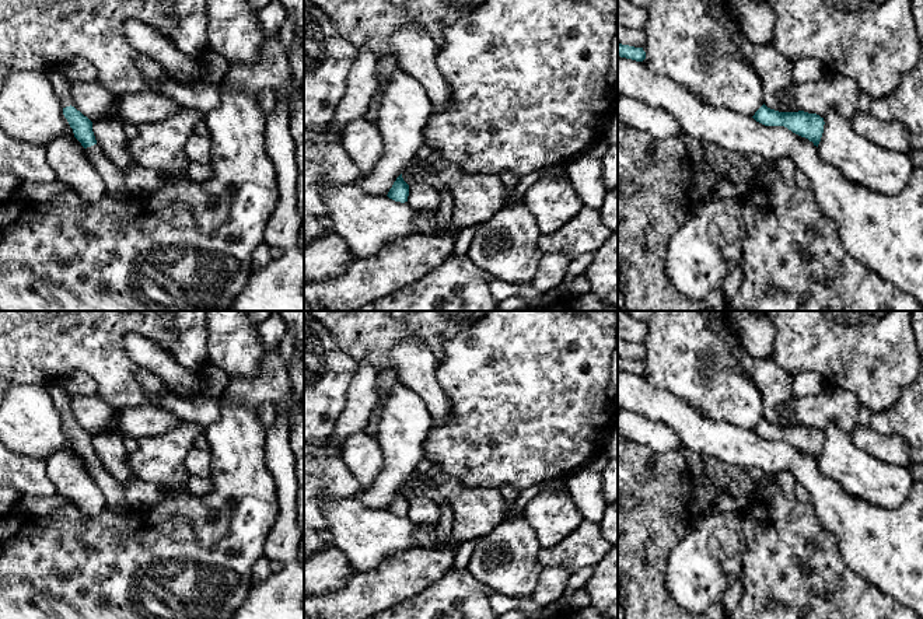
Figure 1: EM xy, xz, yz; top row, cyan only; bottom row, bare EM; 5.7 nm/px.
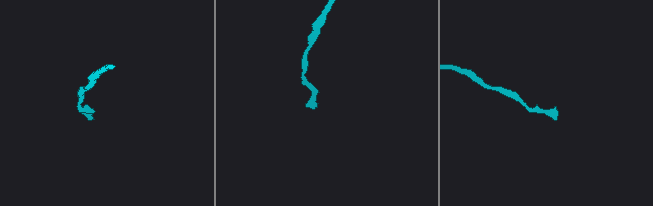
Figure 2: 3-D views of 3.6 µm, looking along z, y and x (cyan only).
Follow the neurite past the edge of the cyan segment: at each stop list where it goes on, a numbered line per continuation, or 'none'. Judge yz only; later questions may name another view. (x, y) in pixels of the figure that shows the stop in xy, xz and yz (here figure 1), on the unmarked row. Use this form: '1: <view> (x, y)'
none

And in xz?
none

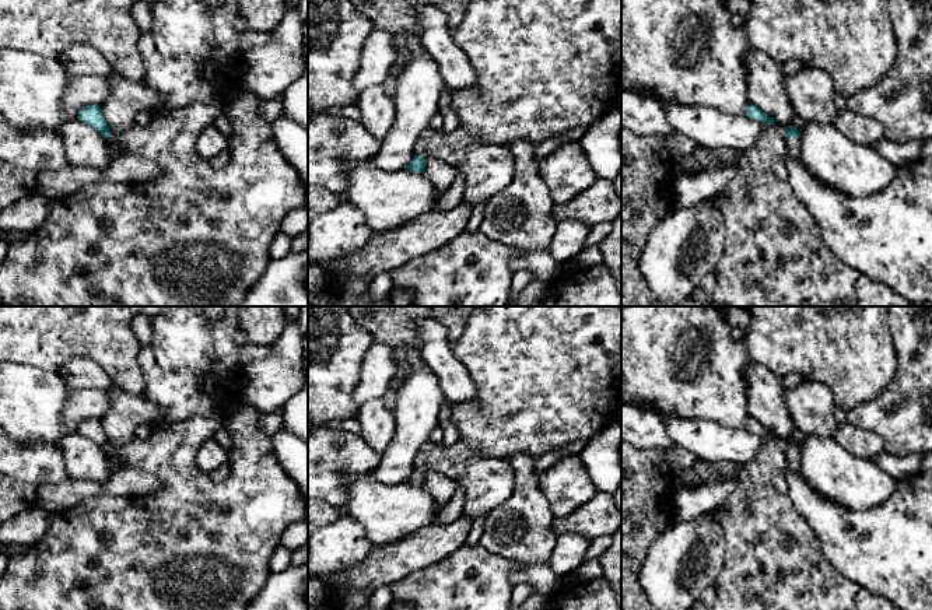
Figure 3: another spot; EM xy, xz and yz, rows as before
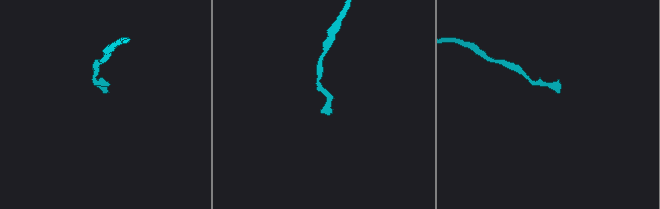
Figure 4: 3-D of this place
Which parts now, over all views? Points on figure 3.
1: yz (792, 456)

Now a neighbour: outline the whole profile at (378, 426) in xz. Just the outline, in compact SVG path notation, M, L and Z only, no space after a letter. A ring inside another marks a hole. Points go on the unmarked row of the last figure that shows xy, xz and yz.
M383 397L364 403L358 410L357 420L361 425L361 438L382 456L396 432L395 414L386 407Z

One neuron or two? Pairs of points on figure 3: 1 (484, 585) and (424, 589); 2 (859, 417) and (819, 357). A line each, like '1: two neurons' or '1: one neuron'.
1: one neuron
2: two neurons

